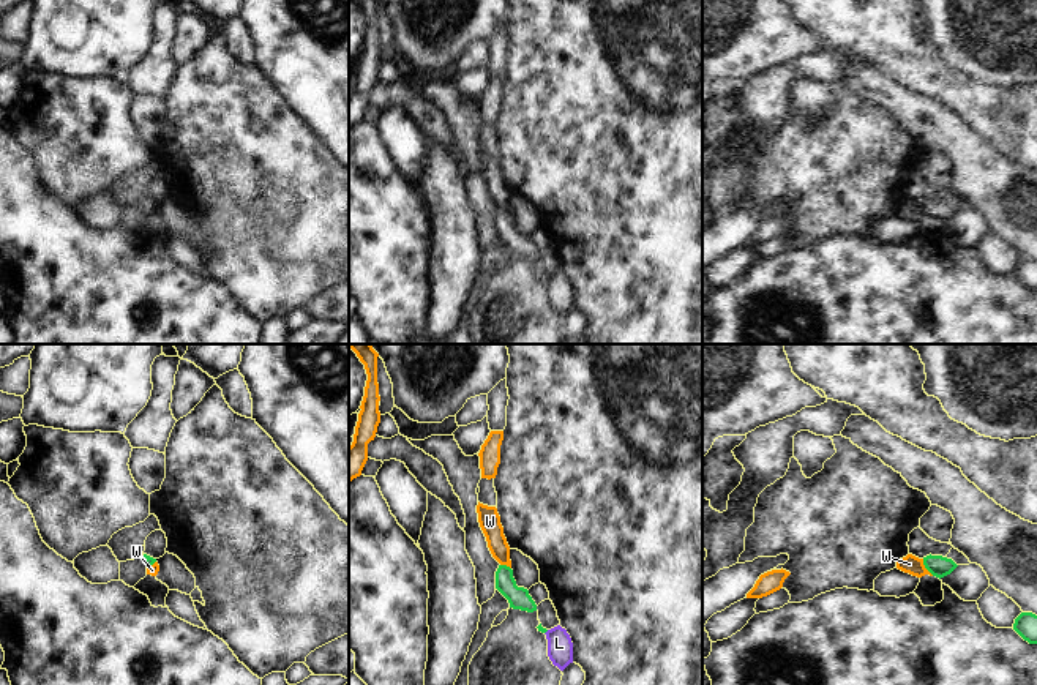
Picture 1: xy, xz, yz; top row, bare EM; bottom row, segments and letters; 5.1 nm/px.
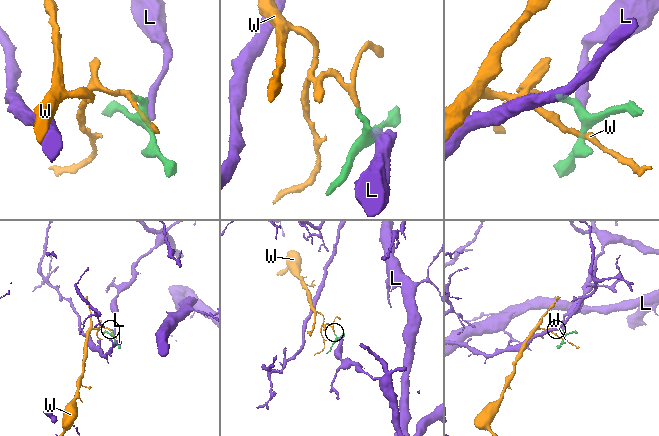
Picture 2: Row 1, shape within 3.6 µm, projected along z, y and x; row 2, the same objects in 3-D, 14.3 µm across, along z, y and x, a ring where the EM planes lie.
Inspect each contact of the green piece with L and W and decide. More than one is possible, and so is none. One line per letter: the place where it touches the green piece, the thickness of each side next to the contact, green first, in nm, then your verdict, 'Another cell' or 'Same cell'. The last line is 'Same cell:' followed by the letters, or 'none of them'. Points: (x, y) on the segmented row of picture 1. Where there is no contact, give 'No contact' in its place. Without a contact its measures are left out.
L: No contact. Another cell
W: Touches green at yz (925, 567). Thickness 110 nm (green) against 90 nm. Another cell
Same cell: none of them.

